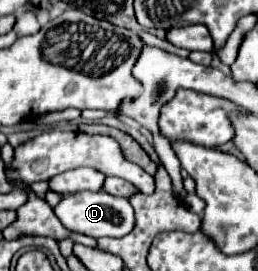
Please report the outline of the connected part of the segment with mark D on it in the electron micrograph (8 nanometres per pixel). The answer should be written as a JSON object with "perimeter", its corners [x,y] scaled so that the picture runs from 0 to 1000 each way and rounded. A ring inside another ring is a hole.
{"perimeter":[[[326,705],[295,720],[240,720],[240,742],[209,764],[217,801],[240,815],[240,830],[271,852],[349,867],[364,882],[388,875],[473,875],[496,867],[519,845],[519,771],[496,734],[442,727],[411,705]]]}

